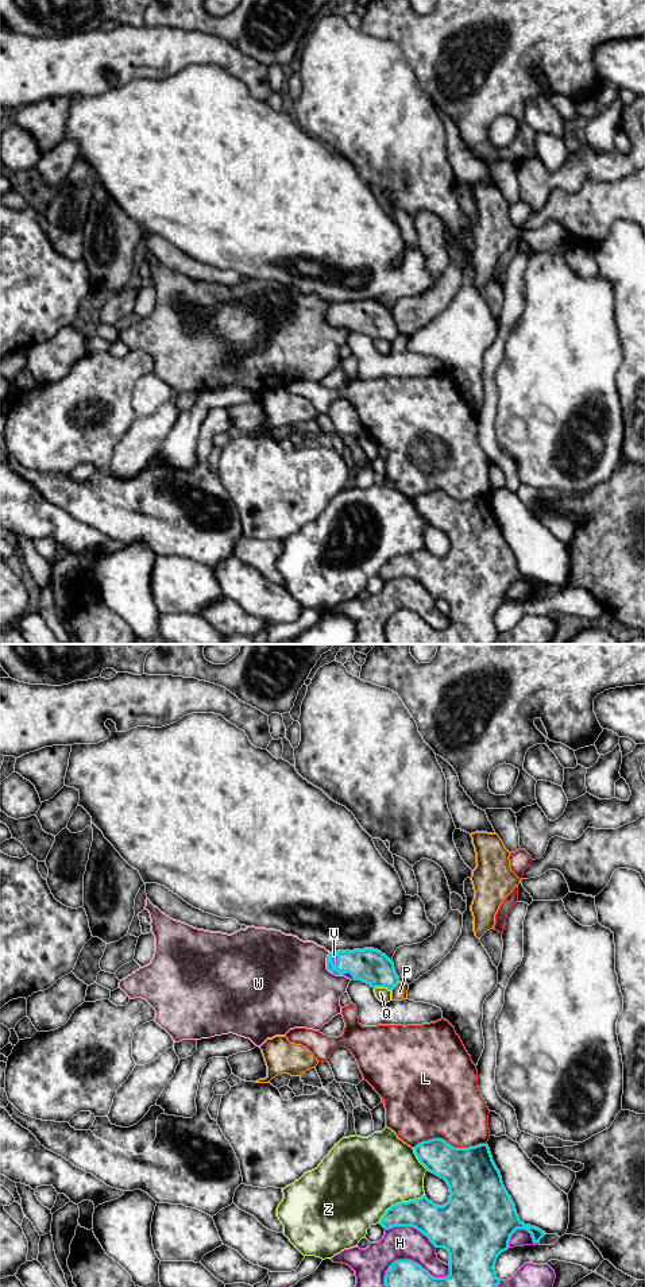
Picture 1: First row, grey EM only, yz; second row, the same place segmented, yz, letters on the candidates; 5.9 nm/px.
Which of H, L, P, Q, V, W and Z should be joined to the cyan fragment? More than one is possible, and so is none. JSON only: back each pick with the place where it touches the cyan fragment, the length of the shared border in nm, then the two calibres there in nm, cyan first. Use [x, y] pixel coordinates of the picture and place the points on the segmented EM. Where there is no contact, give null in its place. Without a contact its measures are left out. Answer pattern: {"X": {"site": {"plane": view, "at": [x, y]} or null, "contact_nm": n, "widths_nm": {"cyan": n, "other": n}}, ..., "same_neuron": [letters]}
{"V": {"site": {"plane": "yz", "at": [331, 959]}, "contact_nm": 90, "widths_nm": {"cyan": 200, "other": 30}}, "same_neuron": ["V"]}

